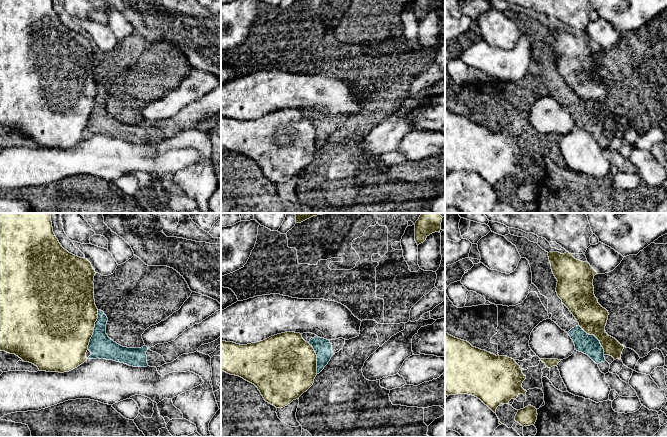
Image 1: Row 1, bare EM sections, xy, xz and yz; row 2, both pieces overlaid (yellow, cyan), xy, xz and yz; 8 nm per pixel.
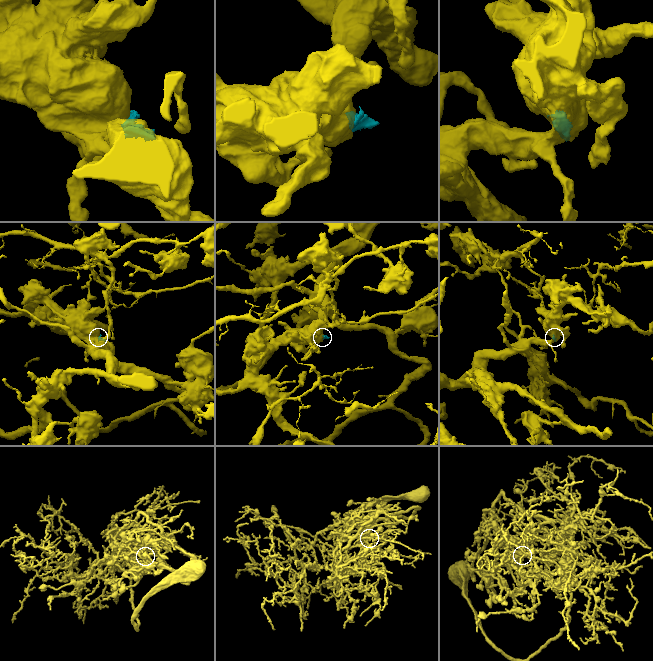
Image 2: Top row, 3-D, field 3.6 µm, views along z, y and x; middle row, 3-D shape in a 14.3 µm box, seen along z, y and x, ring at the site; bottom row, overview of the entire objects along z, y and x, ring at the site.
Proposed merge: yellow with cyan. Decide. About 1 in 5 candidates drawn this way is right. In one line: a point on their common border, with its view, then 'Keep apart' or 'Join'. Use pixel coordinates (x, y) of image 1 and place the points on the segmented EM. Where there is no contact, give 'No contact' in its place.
Touches yellow at xy (93, 330). Keep apart

